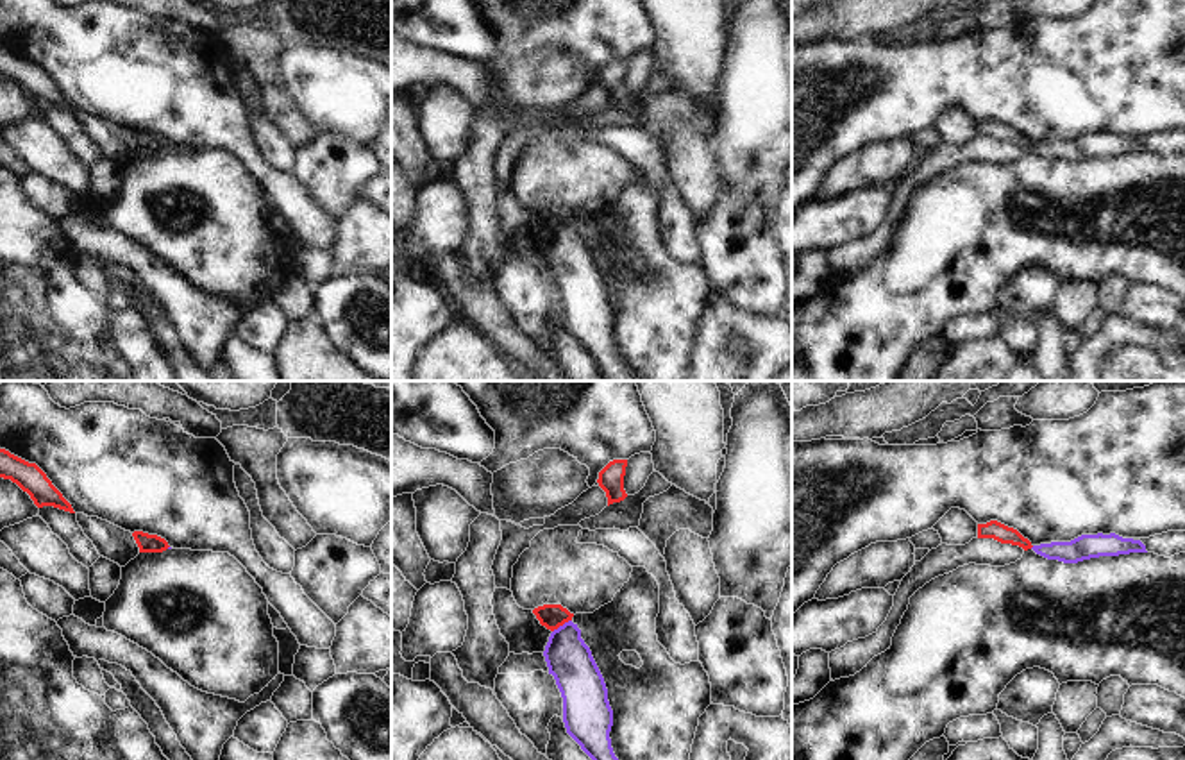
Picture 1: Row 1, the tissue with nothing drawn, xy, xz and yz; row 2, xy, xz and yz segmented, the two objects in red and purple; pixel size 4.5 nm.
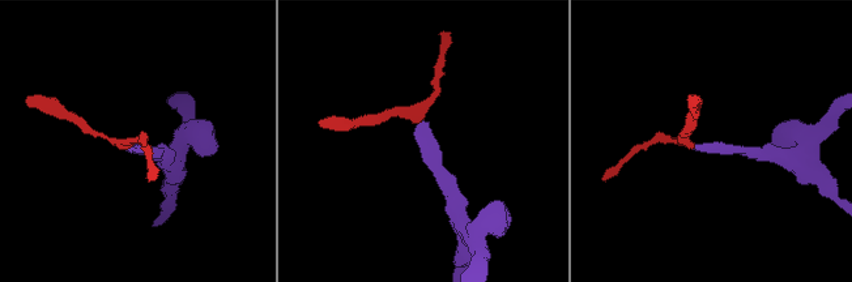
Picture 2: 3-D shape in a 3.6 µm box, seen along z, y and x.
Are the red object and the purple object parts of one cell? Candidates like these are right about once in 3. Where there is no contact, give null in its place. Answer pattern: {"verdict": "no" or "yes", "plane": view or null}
{"verdict": "no", "plane": "xz"}

